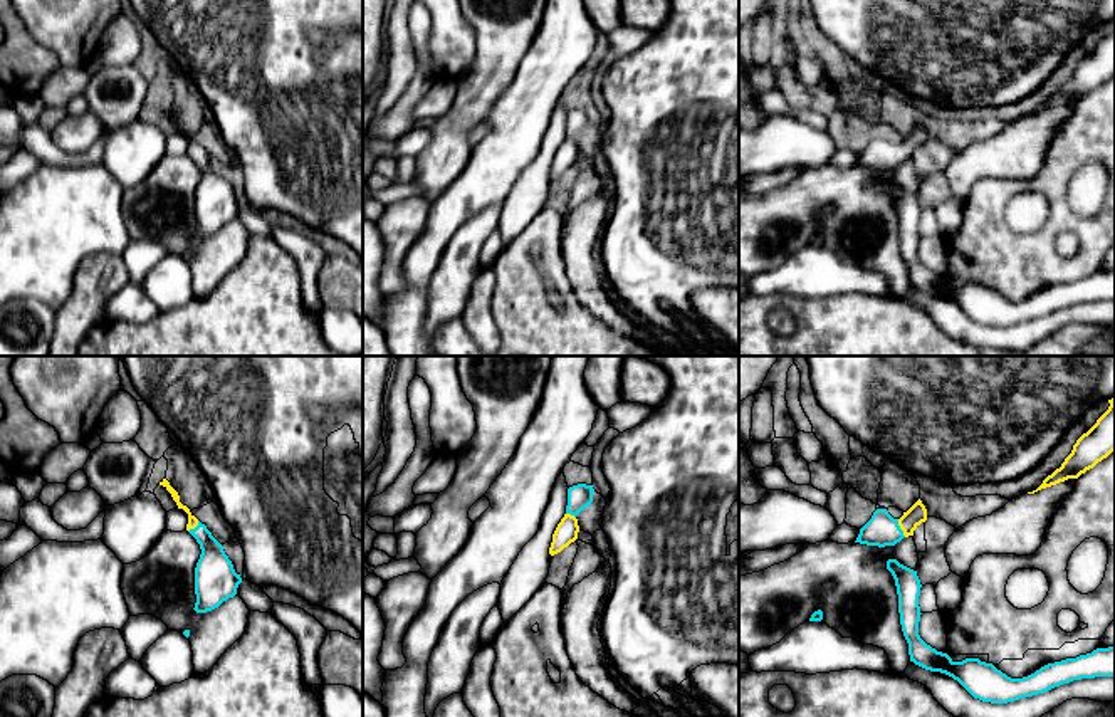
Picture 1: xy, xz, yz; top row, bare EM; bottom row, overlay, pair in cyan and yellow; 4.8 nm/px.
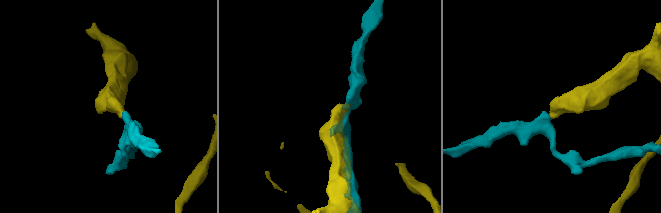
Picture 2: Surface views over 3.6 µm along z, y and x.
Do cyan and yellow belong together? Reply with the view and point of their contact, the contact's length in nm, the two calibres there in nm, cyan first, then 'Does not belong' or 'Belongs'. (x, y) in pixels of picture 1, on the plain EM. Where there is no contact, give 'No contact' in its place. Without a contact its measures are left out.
Touches cyan at yz (899, 151). Shared border 100 nm. Thickness 160 nm (cyan) against 90 nm. Belongs

